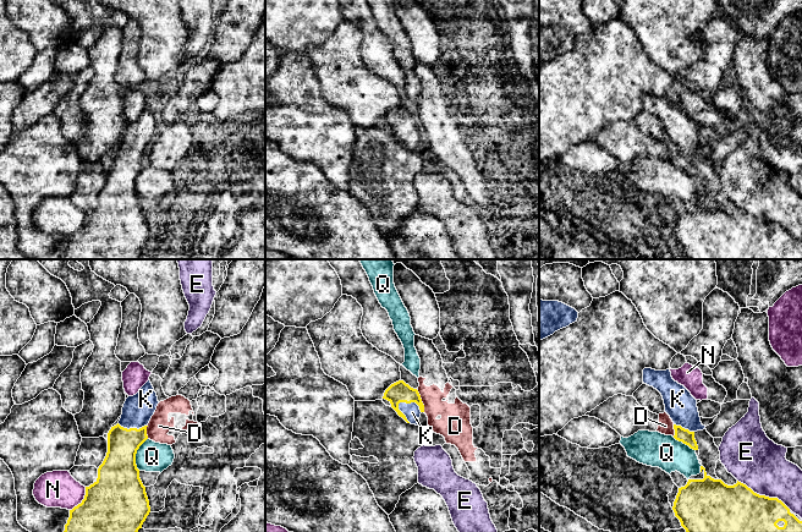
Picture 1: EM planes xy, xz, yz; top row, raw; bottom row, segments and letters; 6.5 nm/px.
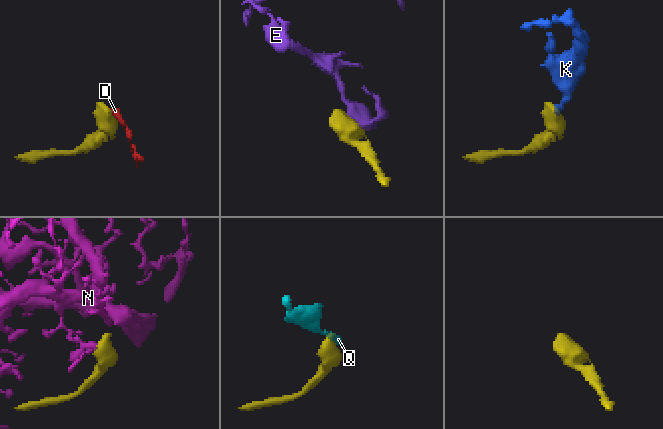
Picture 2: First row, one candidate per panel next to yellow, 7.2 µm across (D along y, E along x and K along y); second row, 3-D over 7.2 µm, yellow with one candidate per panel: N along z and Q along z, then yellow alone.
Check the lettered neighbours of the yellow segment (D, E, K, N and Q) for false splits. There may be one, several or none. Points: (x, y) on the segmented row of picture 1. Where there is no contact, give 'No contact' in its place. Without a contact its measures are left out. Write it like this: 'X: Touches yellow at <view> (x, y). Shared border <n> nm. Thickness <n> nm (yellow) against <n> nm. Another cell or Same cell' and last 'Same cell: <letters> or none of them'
D: Touches yellow at xz (421, 401). Shared border 150 nm. Thickness 140 nm (yellow) against 190 nm. Another cell
E: Touches yellow at yz (764, 495). Shared border 400 nm. Thickness 300 nm (yellow) against 340 nm. Another cell
K: Touches yellow at xz (401, 412). Shared border 170 nm. Thickness 140 nm (yellow) against 110 nm. Same cell
N: Touches yellow at xy (82, 500). Shared border 190 nm. Thickness 380 nm (yellow) against 240 nm. Another cell
Q: Touches yellow at xy (136, 453). Shared border 220 nm. Thickness 300 nm (yellow) against 200 nm. Another cell
Same cell: K

